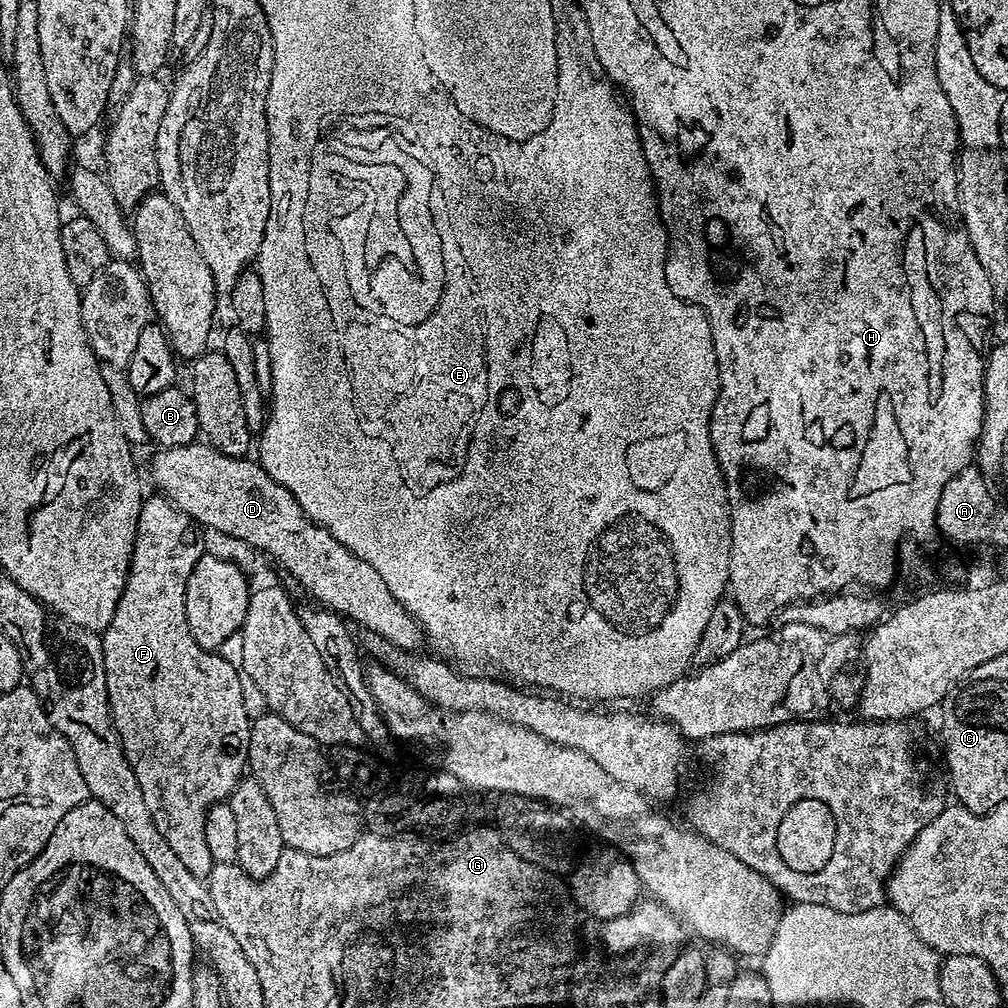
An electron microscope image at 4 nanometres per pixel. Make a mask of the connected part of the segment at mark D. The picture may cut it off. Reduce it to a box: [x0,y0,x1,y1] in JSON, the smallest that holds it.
[152,442,398,640]

